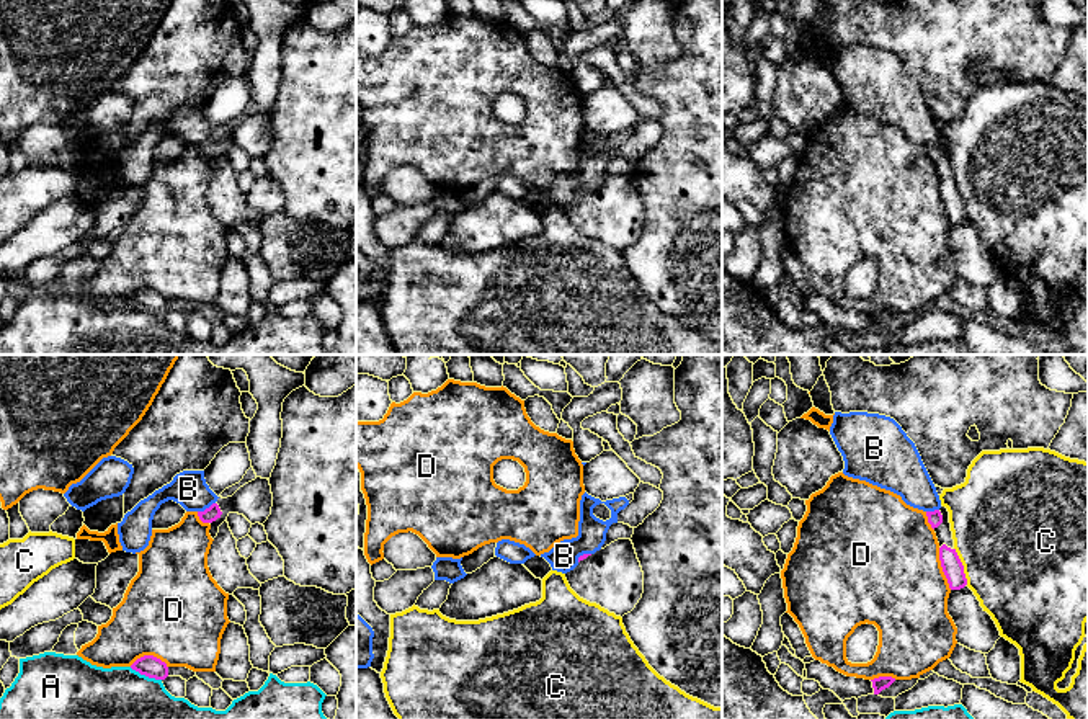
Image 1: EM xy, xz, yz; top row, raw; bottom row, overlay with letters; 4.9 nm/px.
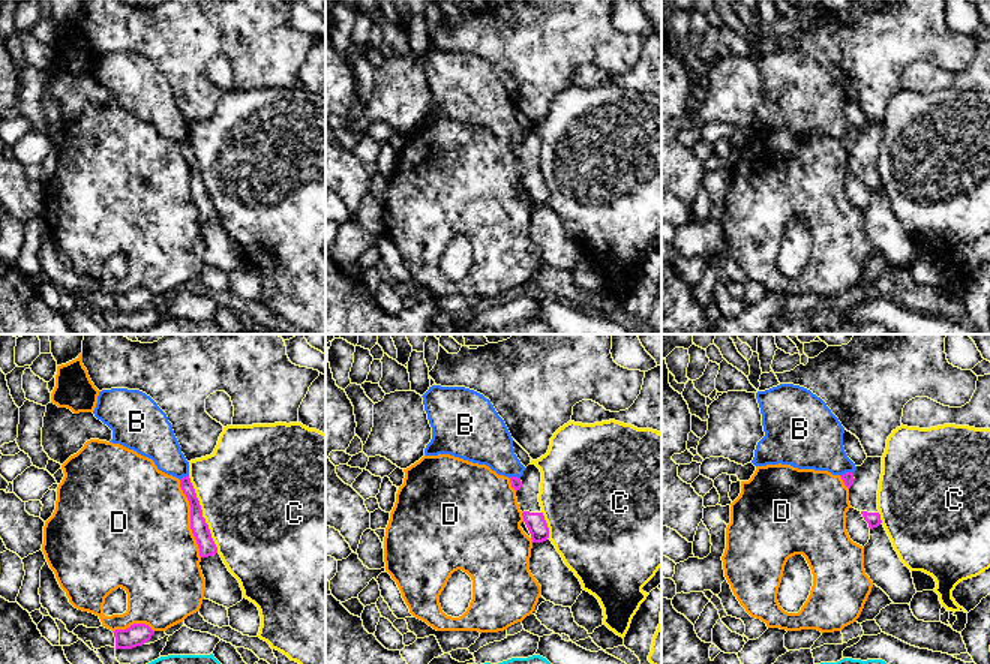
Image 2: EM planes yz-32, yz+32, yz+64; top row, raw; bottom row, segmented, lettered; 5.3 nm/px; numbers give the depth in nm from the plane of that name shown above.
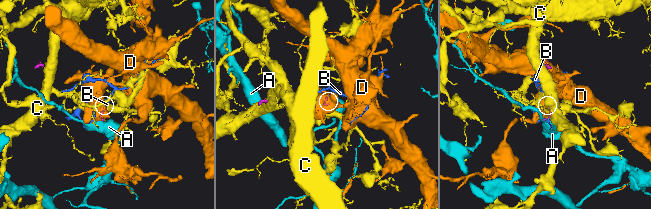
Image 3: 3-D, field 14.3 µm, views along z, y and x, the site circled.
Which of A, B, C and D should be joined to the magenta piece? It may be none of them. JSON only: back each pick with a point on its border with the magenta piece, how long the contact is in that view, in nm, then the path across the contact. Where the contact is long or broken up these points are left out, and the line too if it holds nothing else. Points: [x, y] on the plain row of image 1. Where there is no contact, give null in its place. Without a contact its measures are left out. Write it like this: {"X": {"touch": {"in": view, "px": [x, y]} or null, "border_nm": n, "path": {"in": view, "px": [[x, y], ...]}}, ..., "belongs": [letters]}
{"belongs": []}

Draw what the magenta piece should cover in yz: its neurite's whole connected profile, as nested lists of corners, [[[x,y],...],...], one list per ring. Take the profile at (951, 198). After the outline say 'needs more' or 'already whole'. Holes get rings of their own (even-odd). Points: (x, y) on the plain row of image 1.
[[[941,139],[939,144],[926,145],[926,150],[939,176],[939,194],[949,222],[961,224],[967,219],[967,212],[964,208],[964,199],[954,183],[949,145]]]; needs more

